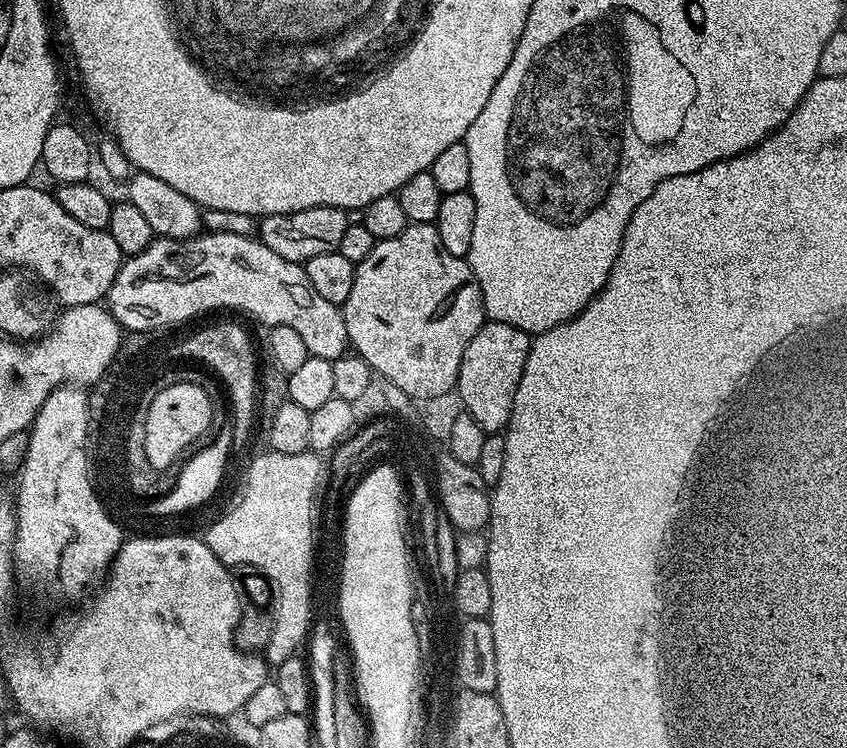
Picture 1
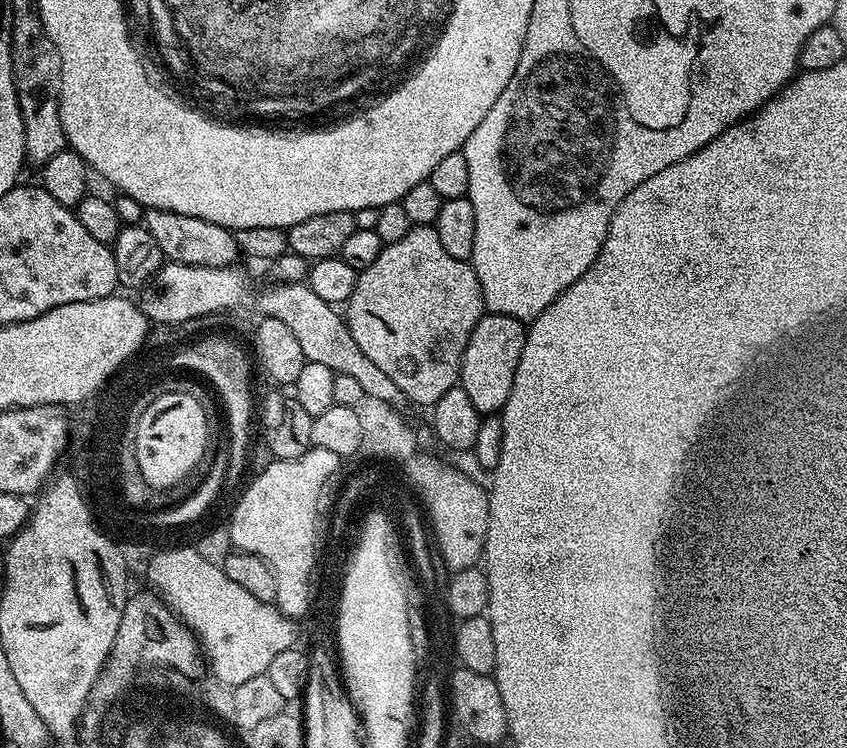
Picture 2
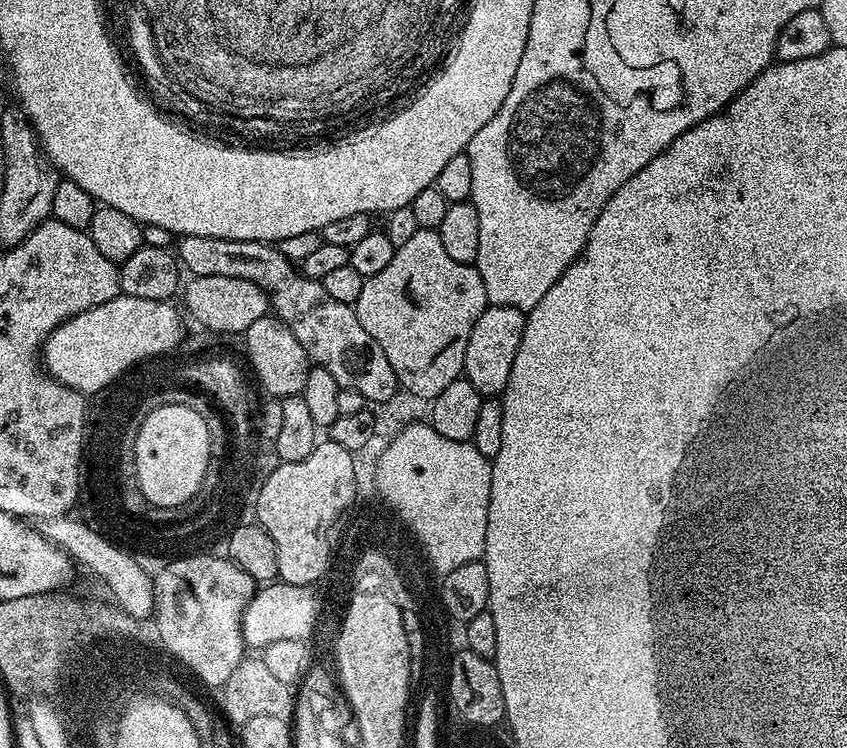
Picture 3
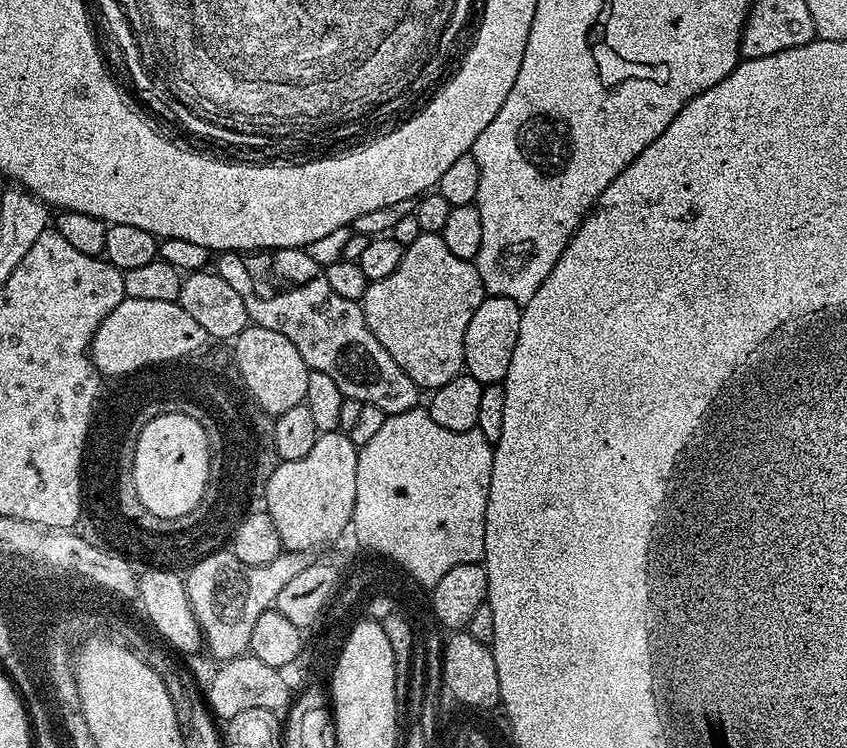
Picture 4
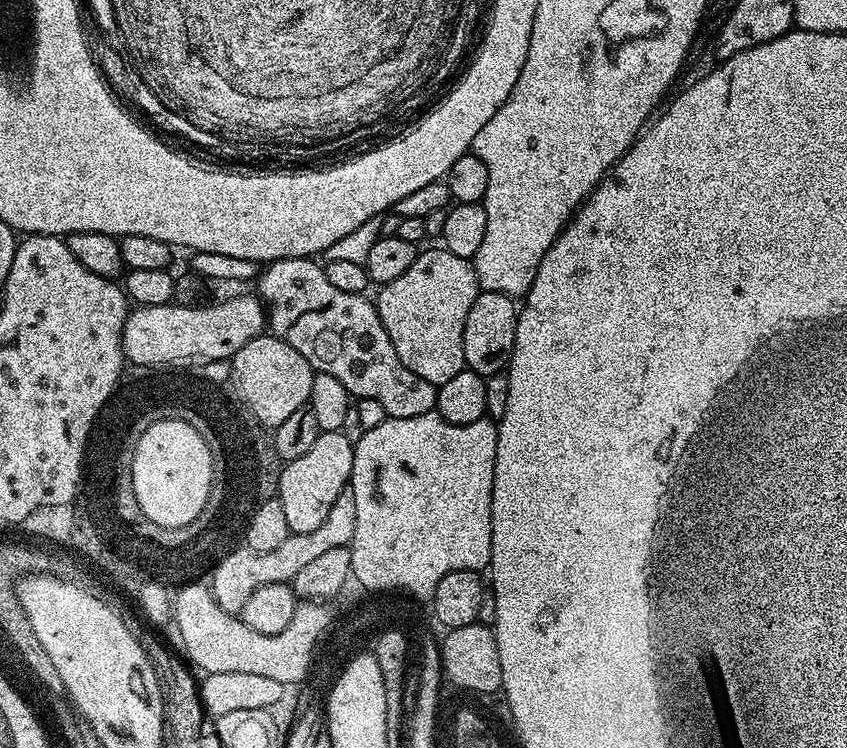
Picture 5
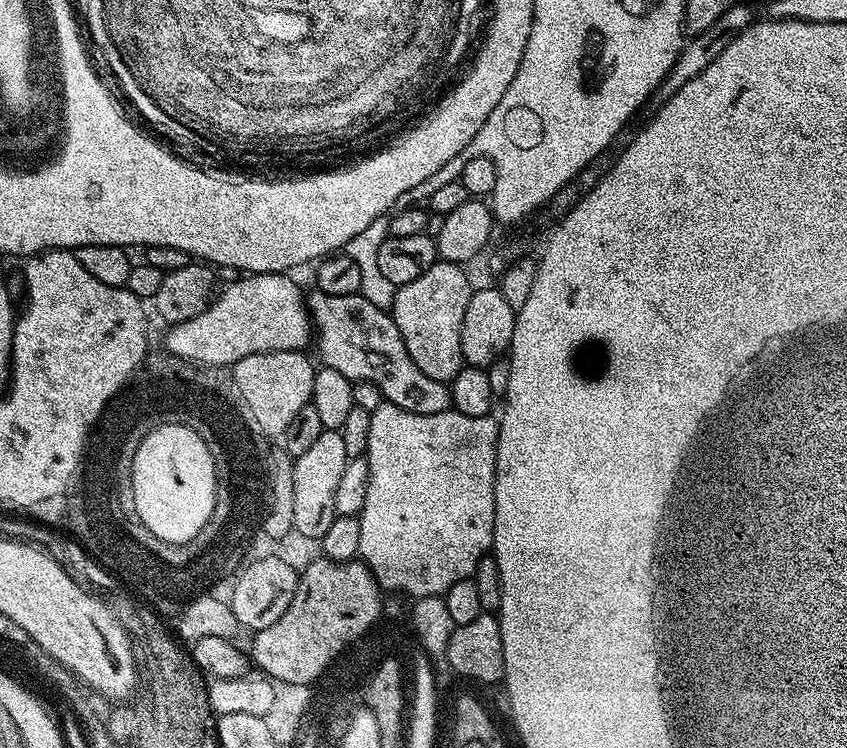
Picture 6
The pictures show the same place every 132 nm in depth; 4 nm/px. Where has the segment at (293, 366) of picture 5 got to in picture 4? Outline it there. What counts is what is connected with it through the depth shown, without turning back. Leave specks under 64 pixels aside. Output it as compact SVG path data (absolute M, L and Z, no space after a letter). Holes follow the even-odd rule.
M252 324L241 330L232 345L232 356L236 359L240 380L248 387L246 392L249 397L260 397L263 405L261 413L275 418L304 403L310 369L302 354L298 354L298 346L294 346L286 334L278 334L278 330L266 330L266 326Z

